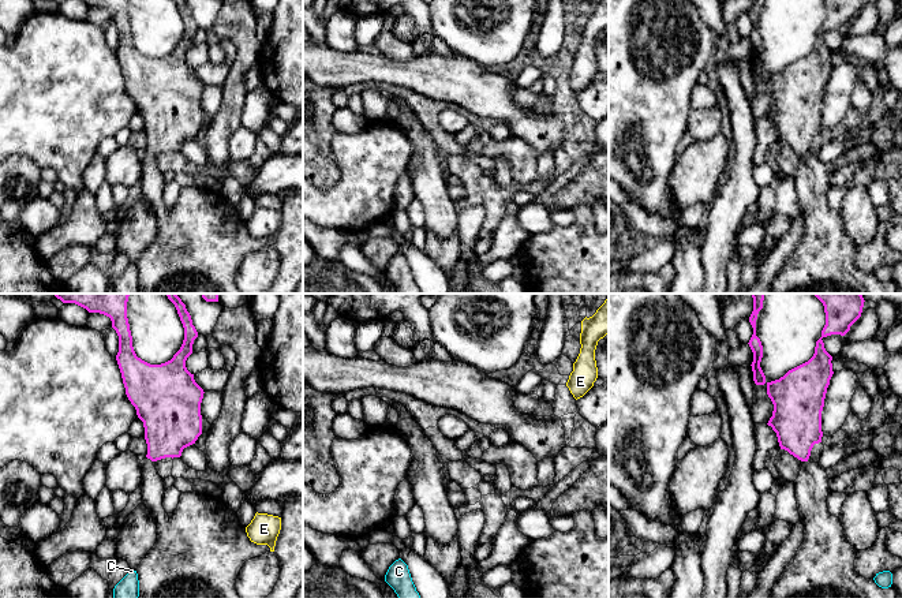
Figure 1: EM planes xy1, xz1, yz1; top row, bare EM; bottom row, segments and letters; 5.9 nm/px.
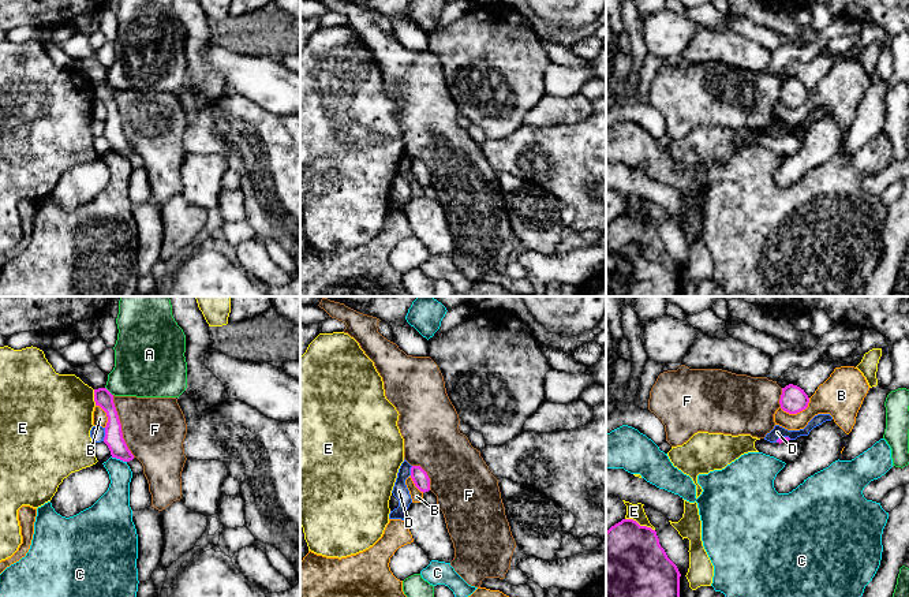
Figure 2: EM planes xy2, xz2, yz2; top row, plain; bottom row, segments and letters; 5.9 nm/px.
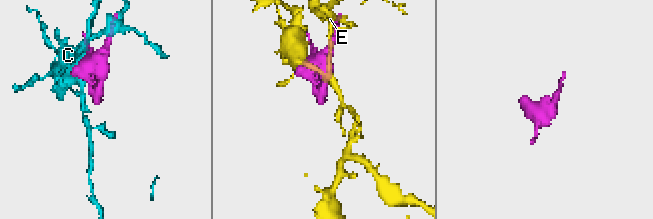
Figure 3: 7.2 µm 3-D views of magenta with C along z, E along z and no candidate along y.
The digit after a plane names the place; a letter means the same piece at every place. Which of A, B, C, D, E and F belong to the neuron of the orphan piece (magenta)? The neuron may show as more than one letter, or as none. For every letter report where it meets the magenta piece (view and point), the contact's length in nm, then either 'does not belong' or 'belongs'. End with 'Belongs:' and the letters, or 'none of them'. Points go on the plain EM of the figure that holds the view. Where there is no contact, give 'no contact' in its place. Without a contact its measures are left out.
A: xy2 (108, 85) | 70 nm | does not belong
B: yz2 (797, 105) | 190 nm | does not belong
C: xy2 (119, 152) | 100 nm | does not belong
D: xy2 (105, 129) | 80 nm | does not belong
E: yz2 (639, 219) | 190 nm | does not belong
F: xy2 (120, 120) | 400 nm | does not belong
Belongs: none of them

